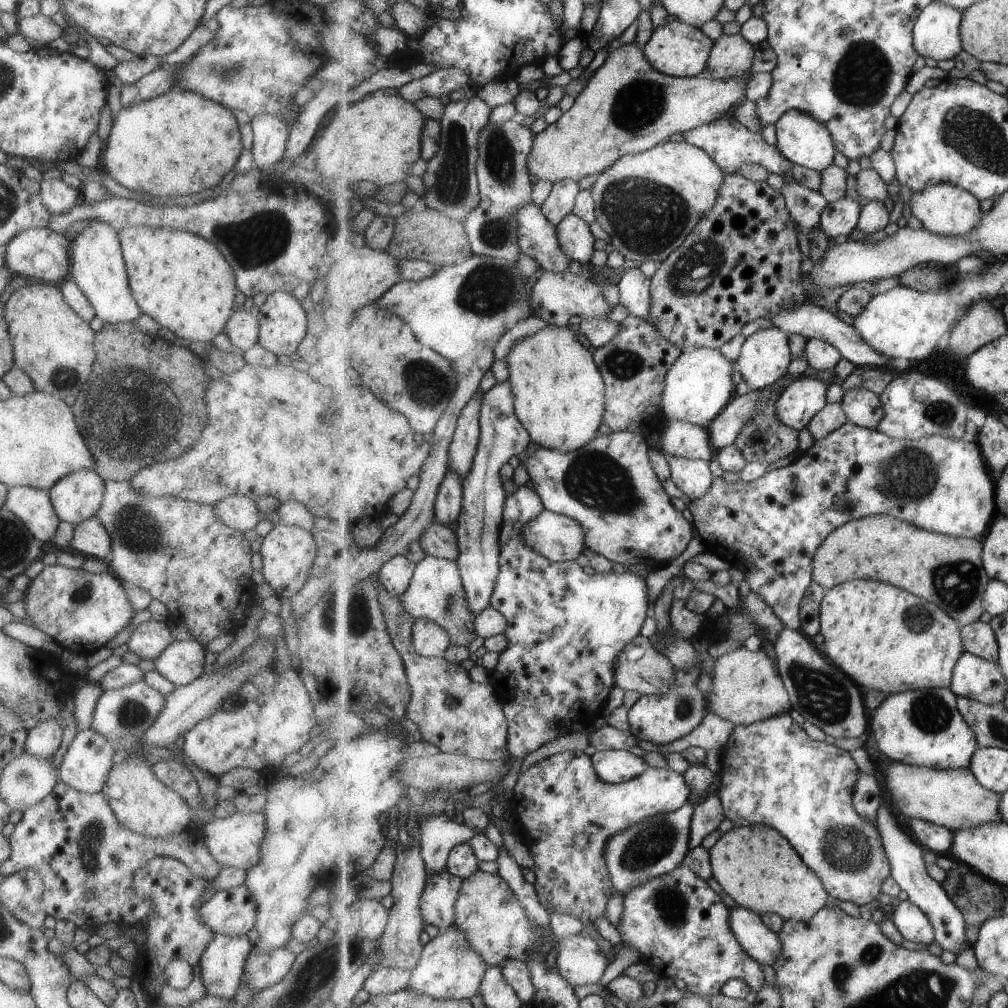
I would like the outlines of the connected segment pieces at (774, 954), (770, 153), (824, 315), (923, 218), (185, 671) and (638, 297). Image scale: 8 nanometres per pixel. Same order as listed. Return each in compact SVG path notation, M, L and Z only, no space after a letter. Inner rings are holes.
M736 906L731 910L731 926L743 948L762 965L773 966L781 956L784 944L780 933L771 930L762 915Z
M725 116L712 123L691 129L684 134L685 140L691 144L705 149L715 162L726 172L735 173L745 163L763 165L773 174L778 174L784 179L794 179L808 189L819 191L822 186L821 173L819 171L791 162L778 146L770 145L762 134L751 132L741 125L732 116Z
M810 302L805 303L803 306L797 307L792 311L788 309L781 309L773 319L771 319L777 327L789 335L799 333L804 334L808 339L816 338L823 339L836 346L841 354L850 361L855 368L862 366L872 367L891 367L889 357L875 348L860 336L858 330L853 326L846 324L843 320L839 320L835 314L831 314L827 307L814 306Z
M929 183L921 192L912 193L910 212L923 224L923 228L938 235L966 235L977 227L983 218L980 200L955 183Z
M195 639L188 641L171 641L153 661L154 670L161 676L164 676L171 684L186 685L206 671L203 661L205 647L199 644Z
M636 265L623 270L618 285L620 302L627 309L628 314L648 320L651 314L652 278Z

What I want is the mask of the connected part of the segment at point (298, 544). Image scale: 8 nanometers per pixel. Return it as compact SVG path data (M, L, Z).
M279 522L262 536L260 543L261 573L264 580L271 586L277 597L288 599L295 596L309 578L311 563L316 555L316 544L312 533L301 527Z

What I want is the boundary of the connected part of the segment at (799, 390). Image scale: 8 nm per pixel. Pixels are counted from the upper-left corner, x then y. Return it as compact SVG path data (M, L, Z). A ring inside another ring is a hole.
M807 375L798 378L778 398L776 408L780 419L795 430L808 428L814 416L827 406L828 384Z

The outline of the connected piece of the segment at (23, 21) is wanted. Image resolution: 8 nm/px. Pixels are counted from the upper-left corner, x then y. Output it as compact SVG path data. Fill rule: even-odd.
M37 13L32 17L17 18L18 33L29 43L47 45L51 40L59 38L64 32L52 19Z

